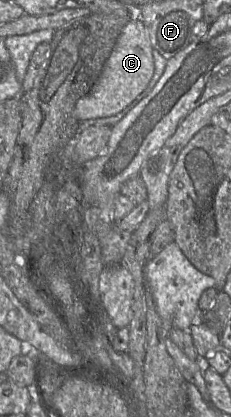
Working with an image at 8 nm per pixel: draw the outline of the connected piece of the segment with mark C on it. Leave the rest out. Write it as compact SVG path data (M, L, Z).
M133 17L122 29L104 68L91 91L76 103L79 121L109 117L121 112L149 84L154 73L153 47L139 17Z

